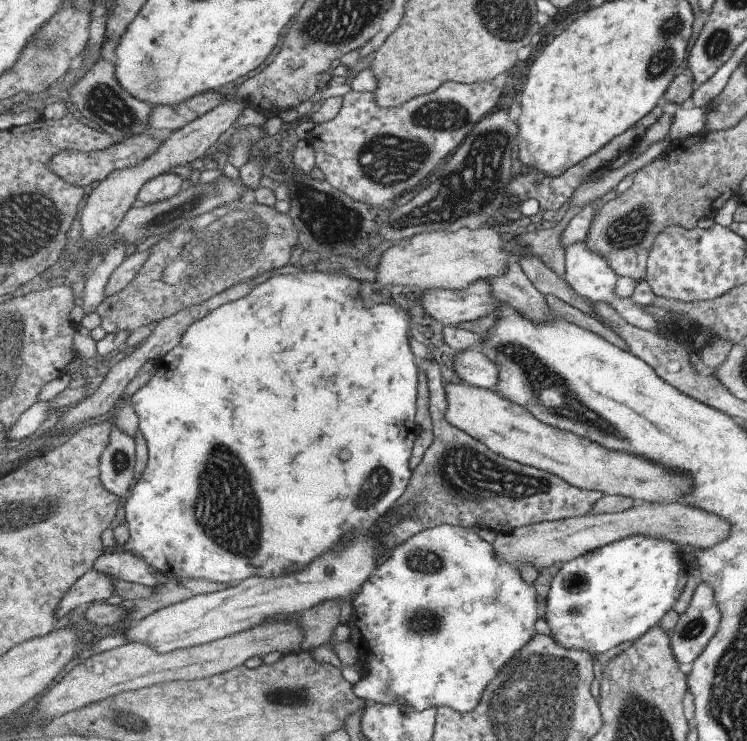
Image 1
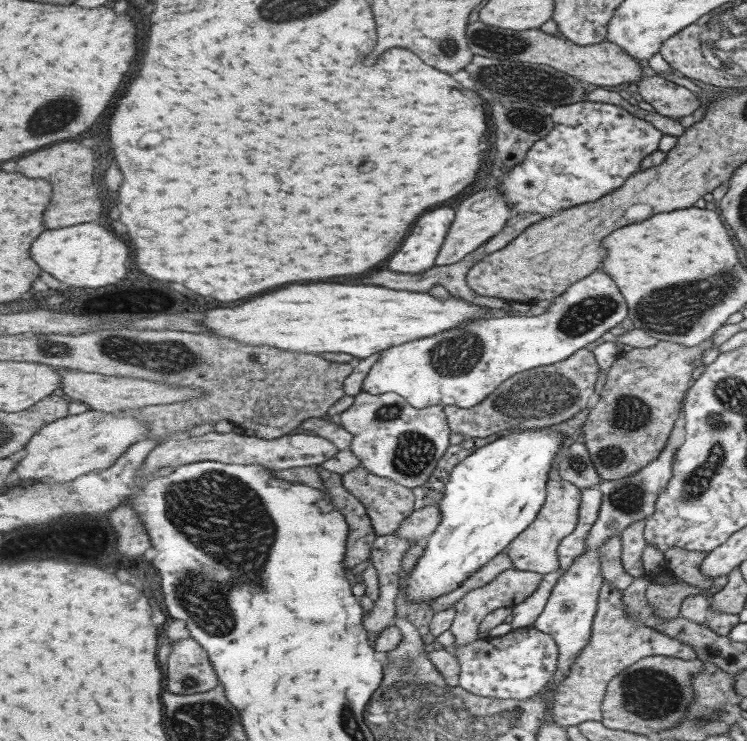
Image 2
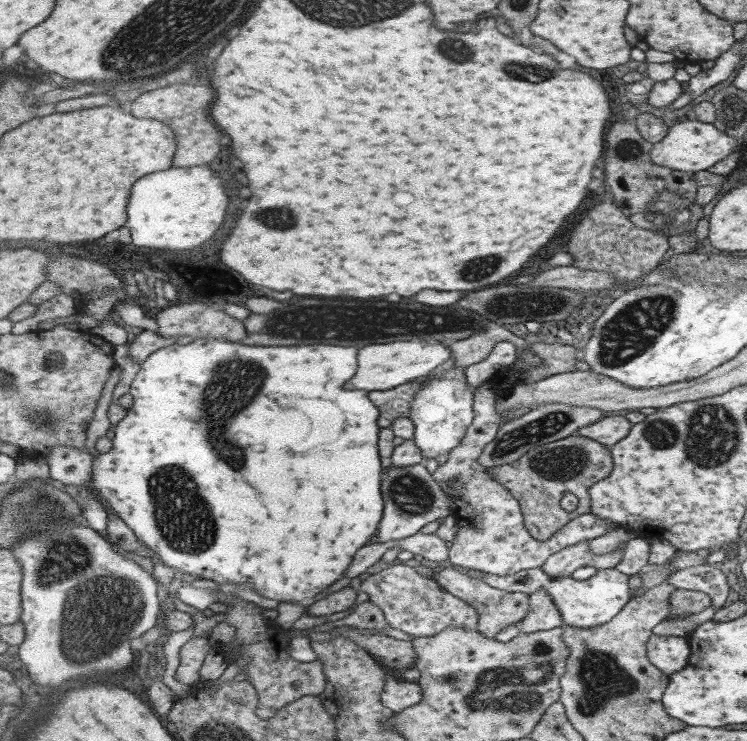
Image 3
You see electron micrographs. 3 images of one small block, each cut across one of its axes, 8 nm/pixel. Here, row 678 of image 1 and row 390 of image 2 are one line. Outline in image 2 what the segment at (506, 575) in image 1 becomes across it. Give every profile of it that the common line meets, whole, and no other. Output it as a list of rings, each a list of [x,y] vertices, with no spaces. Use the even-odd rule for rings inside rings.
[[[600,267],[594,274],[577,282],[554,299],[551,306],[541,315],[508,314],[499,318],[471,319],[459,325],[458,328],[430,337],[418,338],[382,351],[379,359],[363,379],[361,391],[374,395],[397,393],[418,409],[427,409],[435,405],[445,407],[455,405],[470,409],[485,401],[507,379],[526,370],[554,365],[573,357],[587,344],[599,340],[609,328],[627,318],[628,314],[629,306],[618,289],[618,284],[615,284],[615,280]]]

